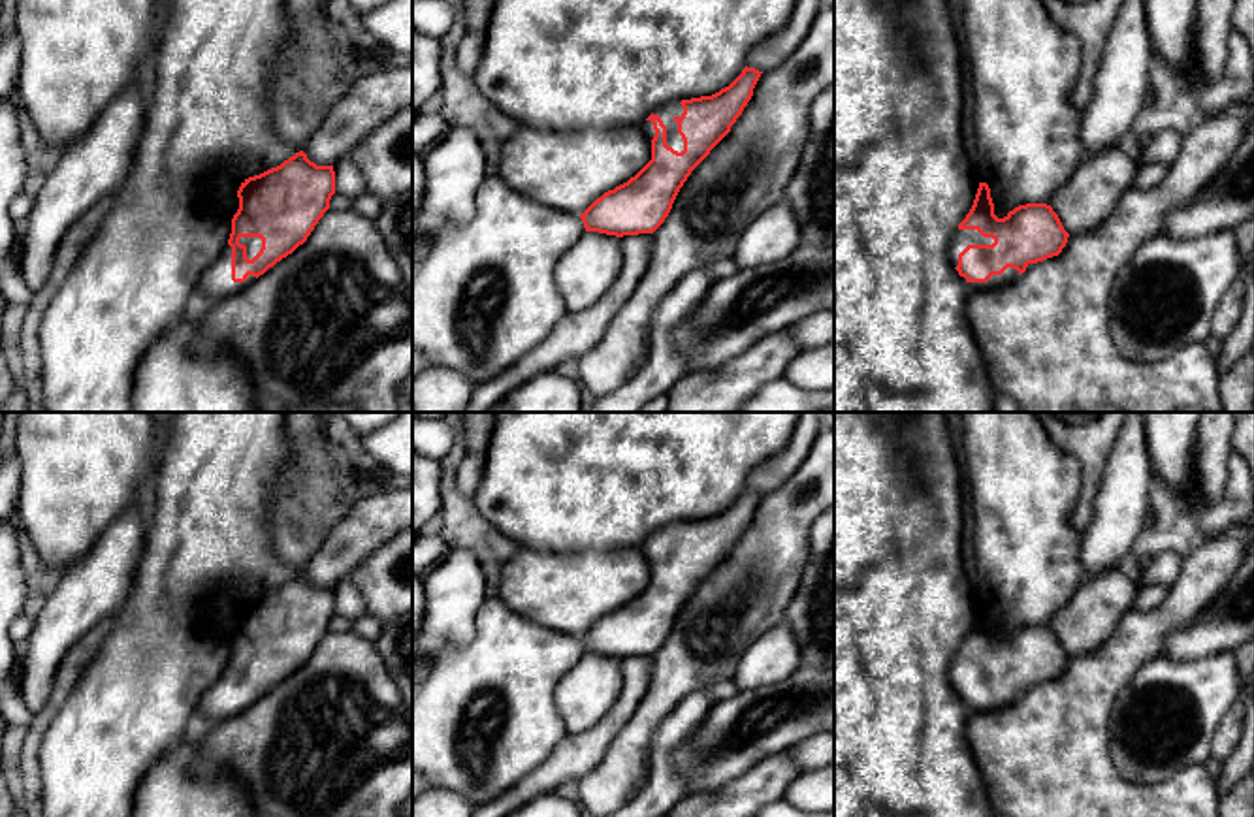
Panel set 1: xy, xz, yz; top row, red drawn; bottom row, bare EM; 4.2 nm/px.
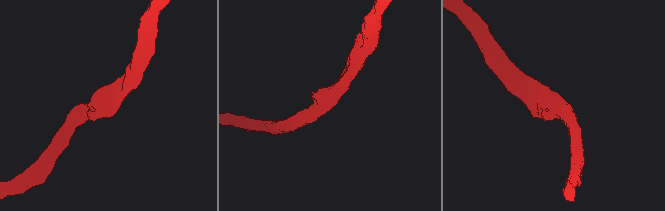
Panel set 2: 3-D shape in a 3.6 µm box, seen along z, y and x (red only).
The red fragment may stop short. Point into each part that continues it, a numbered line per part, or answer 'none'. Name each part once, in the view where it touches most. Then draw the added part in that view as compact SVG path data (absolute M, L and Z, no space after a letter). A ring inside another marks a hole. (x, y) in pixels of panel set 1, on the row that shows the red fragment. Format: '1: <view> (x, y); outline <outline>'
1: xz (669, 112); outline M670 102L653 111L653 115L659 115L663 124L667 126L667 145L678 152L683 151L683 139L678 134L678 122L674 119L682 117L682 113L683 113L683 107L680 102Z

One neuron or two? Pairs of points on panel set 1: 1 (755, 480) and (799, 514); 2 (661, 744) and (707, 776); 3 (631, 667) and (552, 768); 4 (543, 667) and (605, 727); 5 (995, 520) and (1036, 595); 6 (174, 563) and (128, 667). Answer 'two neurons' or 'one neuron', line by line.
1: two neurons
2: two neurons
3: one neuron
4: two neurons
5: one neuron
6: one neuron

